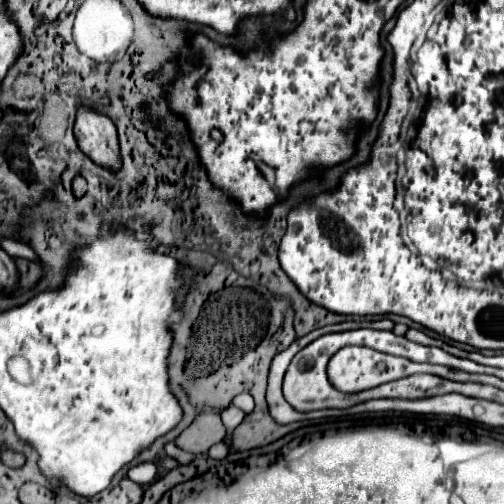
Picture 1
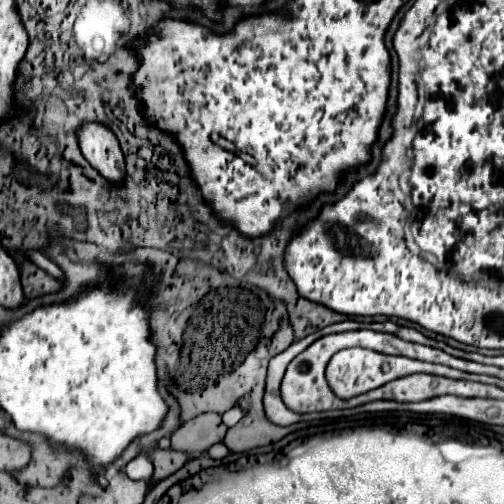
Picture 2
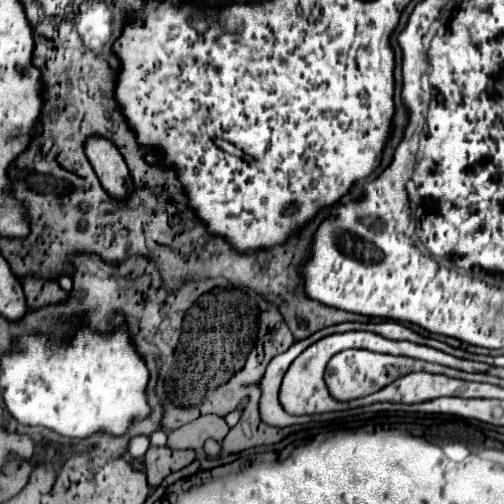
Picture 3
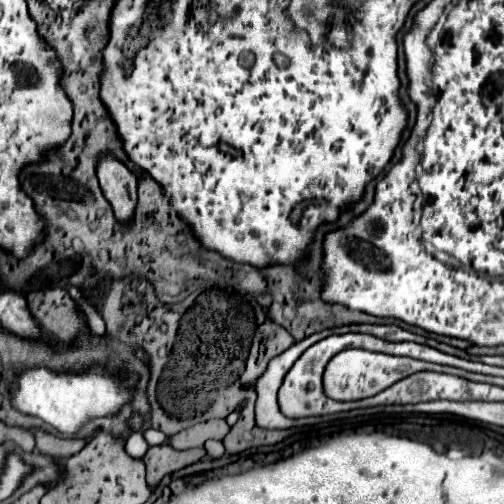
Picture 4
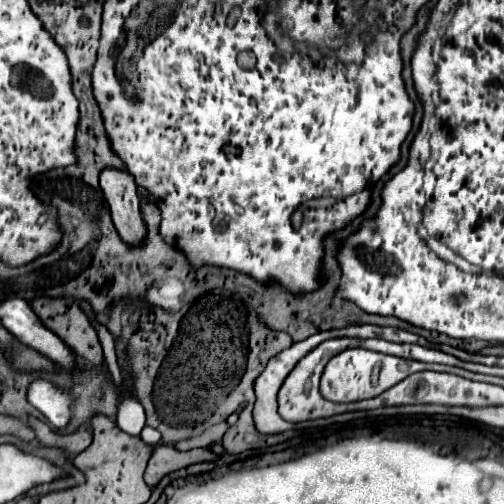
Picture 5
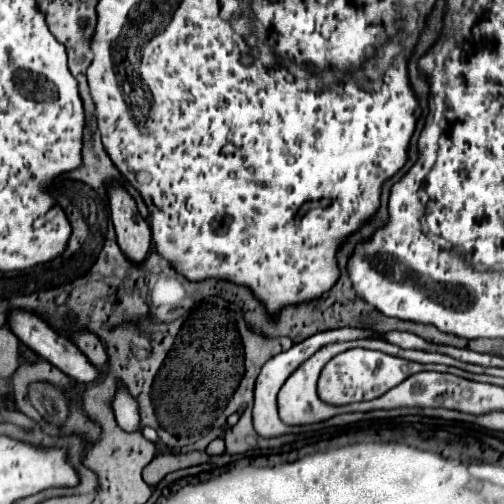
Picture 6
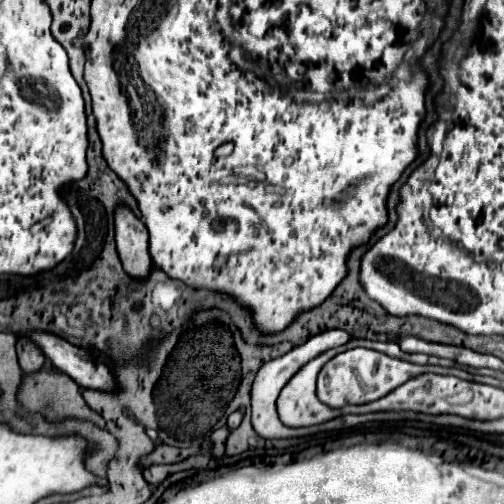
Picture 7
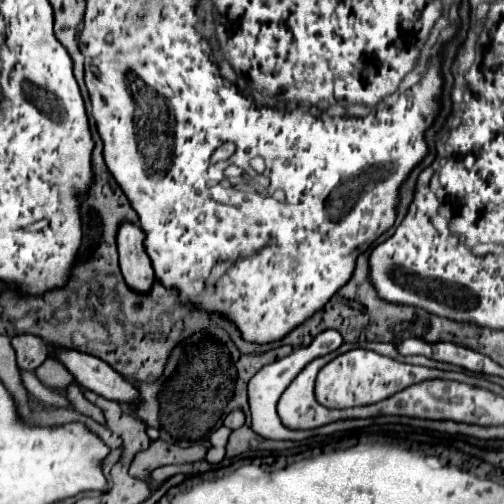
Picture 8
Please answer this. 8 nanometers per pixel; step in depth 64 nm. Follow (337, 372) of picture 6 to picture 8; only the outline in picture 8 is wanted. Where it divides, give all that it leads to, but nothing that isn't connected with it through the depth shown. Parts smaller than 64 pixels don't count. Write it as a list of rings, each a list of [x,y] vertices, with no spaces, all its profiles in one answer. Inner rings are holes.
[[[356,348],[356,350],[350,350],[346,354],[336,356],[336,360],[332,360],[328,366],[324,366],[318,372],[318,378],[316,378],[316,398],[326,408],[364,406],[364,404],[380,402],[380,400],[384,400],[384,398],[404,390],[408,384],[414,384],[414,382],[420,382],[420,380],[428,380],[428,378],[444,378],[444,380],[456,378],[458,382],[490,388],[490,380],[486,380],[484,376],[470,376],[466,372],[444,372],[444,370],[436,370],[436,368],[412,366],[412,364],[404,364],[404,362],[392,360],[388,356],[376,354],[372,350]]]

